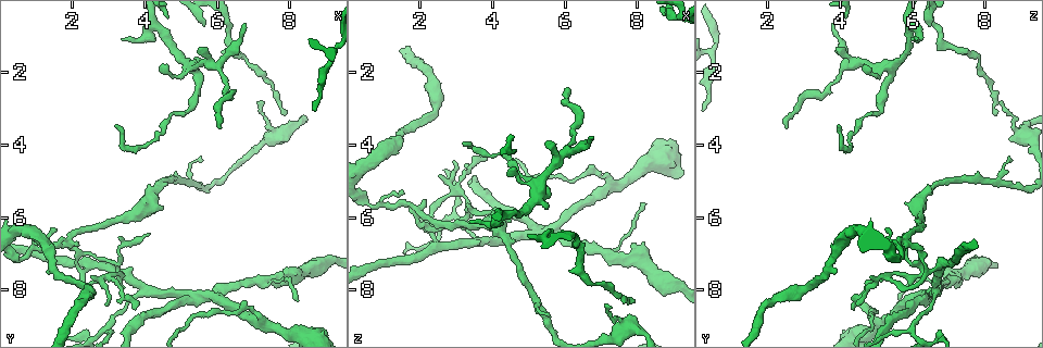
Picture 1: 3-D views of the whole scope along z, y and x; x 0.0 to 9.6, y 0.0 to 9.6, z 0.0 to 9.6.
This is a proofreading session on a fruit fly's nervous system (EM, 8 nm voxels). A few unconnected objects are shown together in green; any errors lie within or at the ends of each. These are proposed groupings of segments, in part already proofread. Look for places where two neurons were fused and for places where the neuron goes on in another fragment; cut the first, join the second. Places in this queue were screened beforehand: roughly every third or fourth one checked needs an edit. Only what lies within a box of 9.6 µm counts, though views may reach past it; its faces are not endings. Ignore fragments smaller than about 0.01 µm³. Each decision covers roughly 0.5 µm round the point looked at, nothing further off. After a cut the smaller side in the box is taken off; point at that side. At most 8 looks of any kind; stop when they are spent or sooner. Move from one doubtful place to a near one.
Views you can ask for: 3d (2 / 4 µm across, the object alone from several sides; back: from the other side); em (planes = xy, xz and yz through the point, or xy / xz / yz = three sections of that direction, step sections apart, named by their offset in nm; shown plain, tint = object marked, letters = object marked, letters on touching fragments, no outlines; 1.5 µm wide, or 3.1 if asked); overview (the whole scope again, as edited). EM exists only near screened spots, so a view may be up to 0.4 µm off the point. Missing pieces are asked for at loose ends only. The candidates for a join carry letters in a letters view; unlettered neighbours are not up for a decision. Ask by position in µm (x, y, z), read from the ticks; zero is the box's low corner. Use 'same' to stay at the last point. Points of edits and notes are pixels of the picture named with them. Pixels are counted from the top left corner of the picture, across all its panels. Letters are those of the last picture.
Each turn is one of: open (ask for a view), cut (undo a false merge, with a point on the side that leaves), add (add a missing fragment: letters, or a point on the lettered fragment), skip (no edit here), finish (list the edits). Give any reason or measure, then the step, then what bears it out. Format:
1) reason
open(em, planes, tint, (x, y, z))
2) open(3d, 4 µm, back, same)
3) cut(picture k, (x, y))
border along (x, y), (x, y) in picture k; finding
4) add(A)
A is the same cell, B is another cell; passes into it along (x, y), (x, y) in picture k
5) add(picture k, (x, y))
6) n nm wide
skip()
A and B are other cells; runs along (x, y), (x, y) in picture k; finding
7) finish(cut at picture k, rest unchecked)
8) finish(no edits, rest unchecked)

thin end
open(3d, 2 µm, (4.40, 1.85, 4.80))

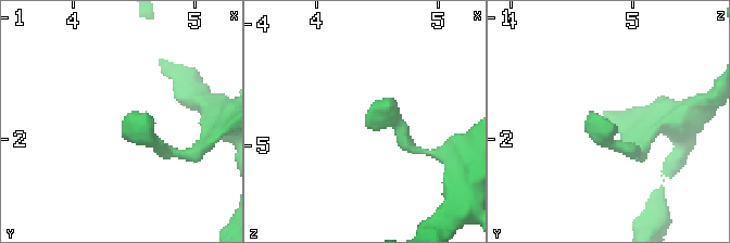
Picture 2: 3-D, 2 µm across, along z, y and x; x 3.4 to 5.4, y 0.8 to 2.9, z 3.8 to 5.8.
need the tissue
open(em, planes, plain, (4.46, 1.90, 4.88))

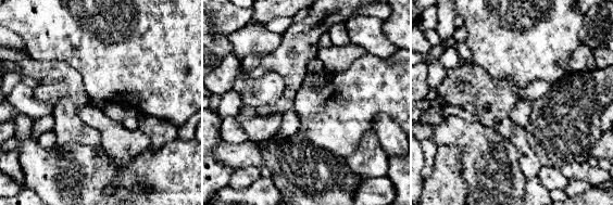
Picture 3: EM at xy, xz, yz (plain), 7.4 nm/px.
open(em, planes, letters, same)

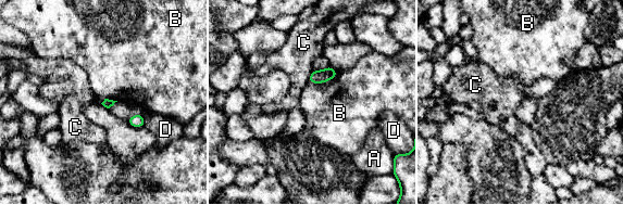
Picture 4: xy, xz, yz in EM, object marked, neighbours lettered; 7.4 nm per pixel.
skip()
A, B, C and D are other cells; border along (338, 72), (325, 81), (308, 81) in picture 4; no lettered fragment goes on from it

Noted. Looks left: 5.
free end
open(em, xy, step 4, tint, (7.90, 3.10, 8.40))

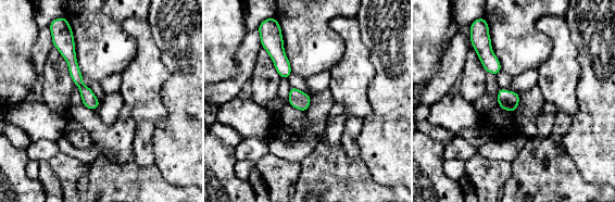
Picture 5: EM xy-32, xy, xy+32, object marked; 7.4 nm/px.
another direction
open(em, planes, letters, same)

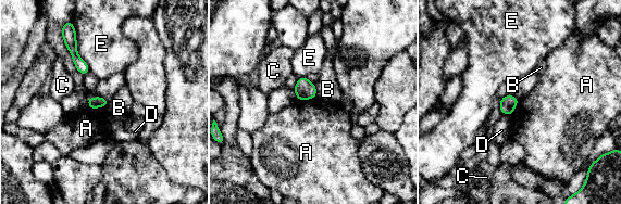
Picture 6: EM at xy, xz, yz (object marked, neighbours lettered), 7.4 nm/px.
80 nm wide
skip()
A, B, C, D and E are other cells; border along (315, 97), (298, 101) in picture 6; no lettered fragment goes on from it

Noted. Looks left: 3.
arms part here
open(em, yz, step 8, letters, (1.85, 6.80, 5.85))

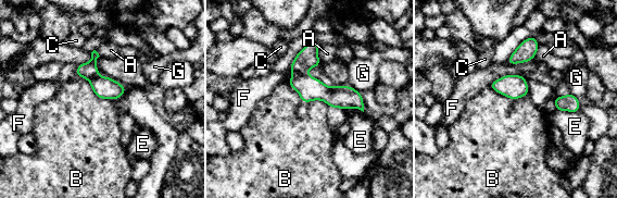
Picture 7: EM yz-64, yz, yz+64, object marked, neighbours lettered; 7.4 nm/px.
150 nm wide
cut(picture 7, (310, 88))
A, B, C, E, F and G are other cells; the part that leaves runs along (291, 82), (352, 98), (361, 107) in picture 7; a second neuron is stuck on

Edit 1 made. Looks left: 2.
finish(cut at picture 7, rest unchecked)

